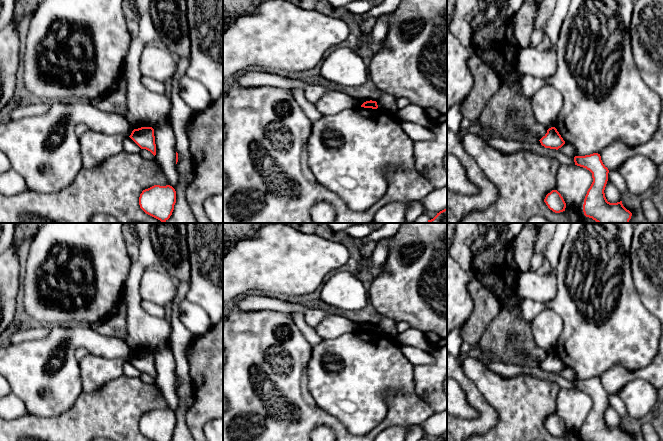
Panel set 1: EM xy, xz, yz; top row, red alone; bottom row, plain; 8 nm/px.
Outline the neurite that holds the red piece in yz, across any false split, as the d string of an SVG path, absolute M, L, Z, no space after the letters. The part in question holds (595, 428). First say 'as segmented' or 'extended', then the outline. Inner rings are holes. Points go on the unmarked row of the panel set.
as segmented; M593 377L585 380L575 380L575 389L586 392L592 397L593 406L584 423L583 436L586 441L631 441L622 425L610 427L605 421L605 411L608 405L608 392L603 388L601 380Z

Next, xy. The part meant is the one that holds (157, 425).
as segmented; M154 409L142 415L140 432L152 441L170 441L176 427L176 415L170 410Z

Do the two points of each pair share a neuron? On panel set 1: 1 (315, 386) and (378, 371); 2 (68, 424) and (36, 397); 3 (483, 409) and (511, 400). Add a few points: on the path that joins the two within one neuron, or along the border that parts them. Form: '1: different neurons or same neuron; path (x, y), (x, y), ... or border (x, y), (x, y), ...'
1: same neuron; path (331, 382), (348, 377), (355, 371), (362, 371)
2: different neurons; border (76, 400), (58, 415), (34, 415)
3: different neurons; border (477, 387), (497, 414), (497, 422), (490, 429)

